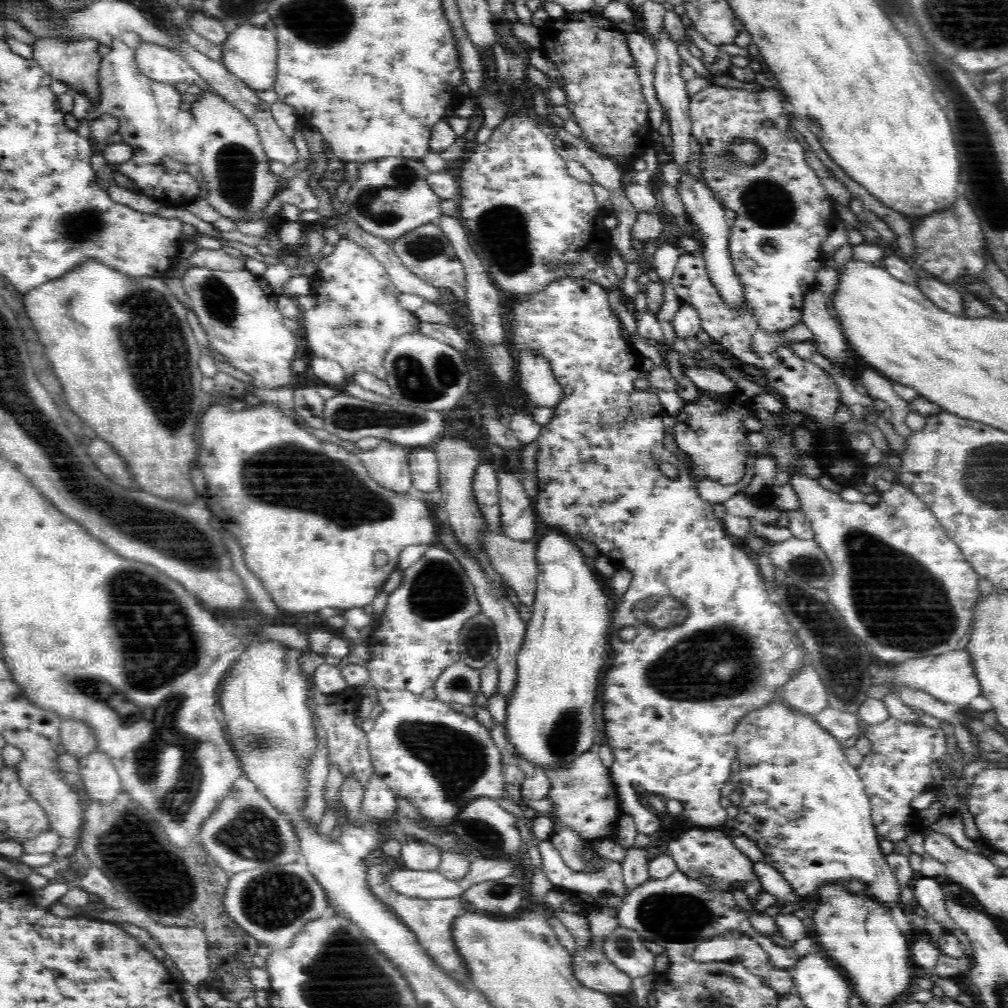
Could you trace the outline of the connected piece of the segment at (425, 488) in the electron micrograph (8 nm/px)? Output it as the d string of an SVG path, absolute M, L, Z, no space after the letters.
M432 447L412 448L410 473L412 486L422 492L434 492L439 489L439 465Z

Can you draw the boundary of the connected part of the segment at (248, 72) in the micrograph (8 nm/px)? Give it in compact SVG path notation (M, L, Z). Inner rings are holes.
M262 24L238 25L223 44L222 64L244 84L254 90L268 90L275 86L277 79L278 41L276 34L262 27Z

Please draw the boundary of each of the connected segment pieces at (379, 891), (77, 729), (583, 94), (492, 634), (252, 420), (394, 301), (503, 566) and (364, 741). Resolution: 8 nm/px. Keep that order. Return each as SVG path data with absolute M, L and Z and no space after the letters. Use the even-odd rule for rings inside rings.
M386 863L372 865L367 874L368 891L375 897L380 904L388 909L399 920L404 923L411 934L414 934L415 939L419 943L419 947L427 953L431 962L439 967L444 974L450 975L450 978L458 982L459 986L466 987L466 989L475 990L474 984L469 979L468 971L461 959L461 952L457 948L457 942L454 942L452 936L452 923L454 919L462 914L466 914L467 910L463 910L463 898L442 898L435 900L419 900L414 897L404 896L398 892L392 891L386 884L386 873L393 869L394 866Z
M64 720L61 722L61 746L74 758L84 758L97 748L95 734L84 722Z
M593 9L586 12L572 12L552 18L552 24L544 24L540 30L542 54L560 70L562 80L566 84L568 94L568 108L574 112L576 122L583 130L587 142L593 146L595 154L602 158L617 158L614 162L622 172L633 172L635 160L640 158L646 148L653 146L650 135L653 131L649 123L649 108L643 88L639 82L633 54L630 53L628 36L618 25L612 24L600 14L592 14Z
M484 612L473 616L458 639L459 660L475 669L484 668L496 658L498 641L495 626Z
M262 402L258 408L234 412L226 404L214 404L208 410L204 410L202 420L199 422L199 430L202 433L200 434L202 451L198 452L198 469L206 475L207 487L204 497L208 507L239 544L246 568L262 582L262 586L276 604L278 612L282 612L282 614L292 612L314 614L322 608L348 609L370 605L372 600L376 598L376 594L383 590L384 583L388 580L390 573L396 570L398 557L403 548L430 544L432 540L436 540L440 536L438 535L436 518L426 502L416 500L405 492L397 492L396 489L386 488L385 485L378 484L369 476L369 470L354 453L348 452L340 445L324 442L310 432L306 432L278 406ZM376 552L382 552L384 557L384 563L380 566L374 563Z
M340 239L334 251L318 262L318 267L311 279L311 295L316 298L316 305L302 312L302 341L309 352L316 358L329 358L336 361L347 375L366 371L380 379L387 376L383 364L385 354L402 335L419 330L421 321L408 309L402 308L398 296L400 290L392 283L388 271L374 258L370 251L354 244L354 241Z
M492 531L485 533L485 544L494 569L504 577L505 584L515 590L520 602L531 609L539 573L535 555L537 544L512 540Z
M354 686L350 690L346 690L345 688L344 692L335 692L331 695L318 691L313 700L315 704L313 712L315 712L315 717L320 726L322 726L322 730L326 732L329 750L327 761L329 762L329 766L336 764L338 770L342 772L343 778L348 778L350 774L354 774L360 781L360 784L362 784L362 788L366 788L368 780L372 778L375 770L370 758L367 733L358 724L354 723L356 722L358 705L363 696L354 689Z

